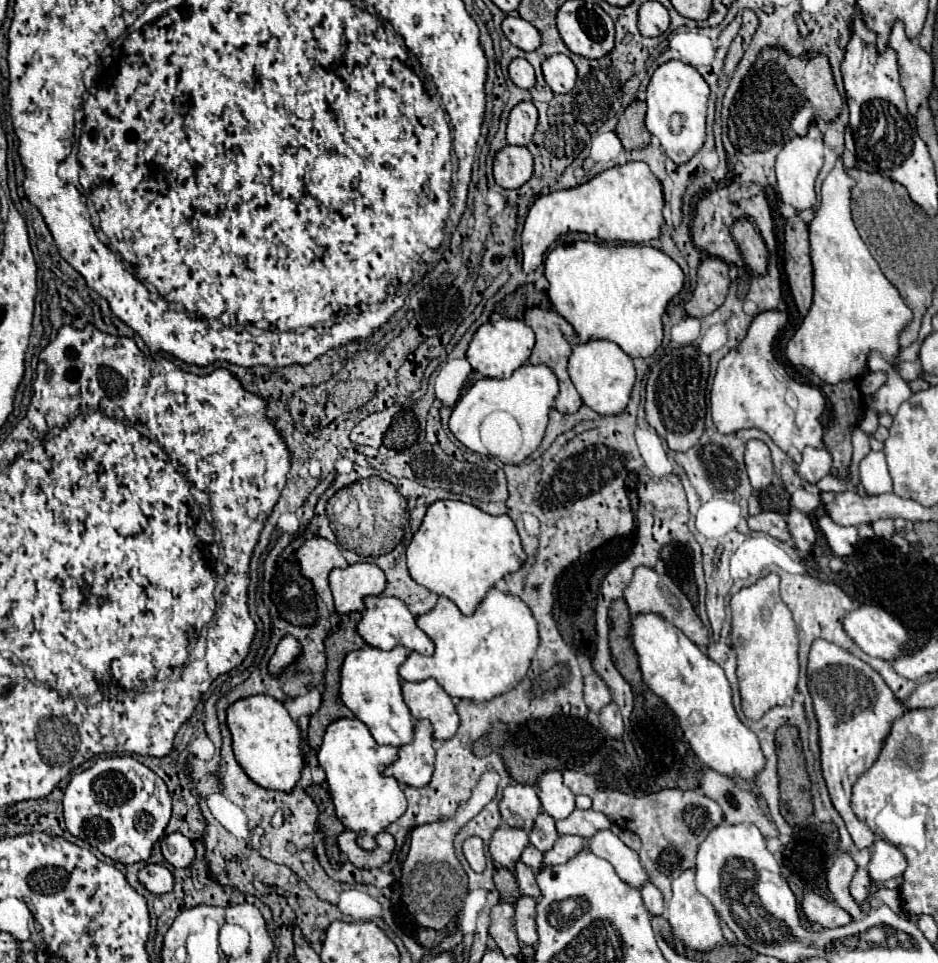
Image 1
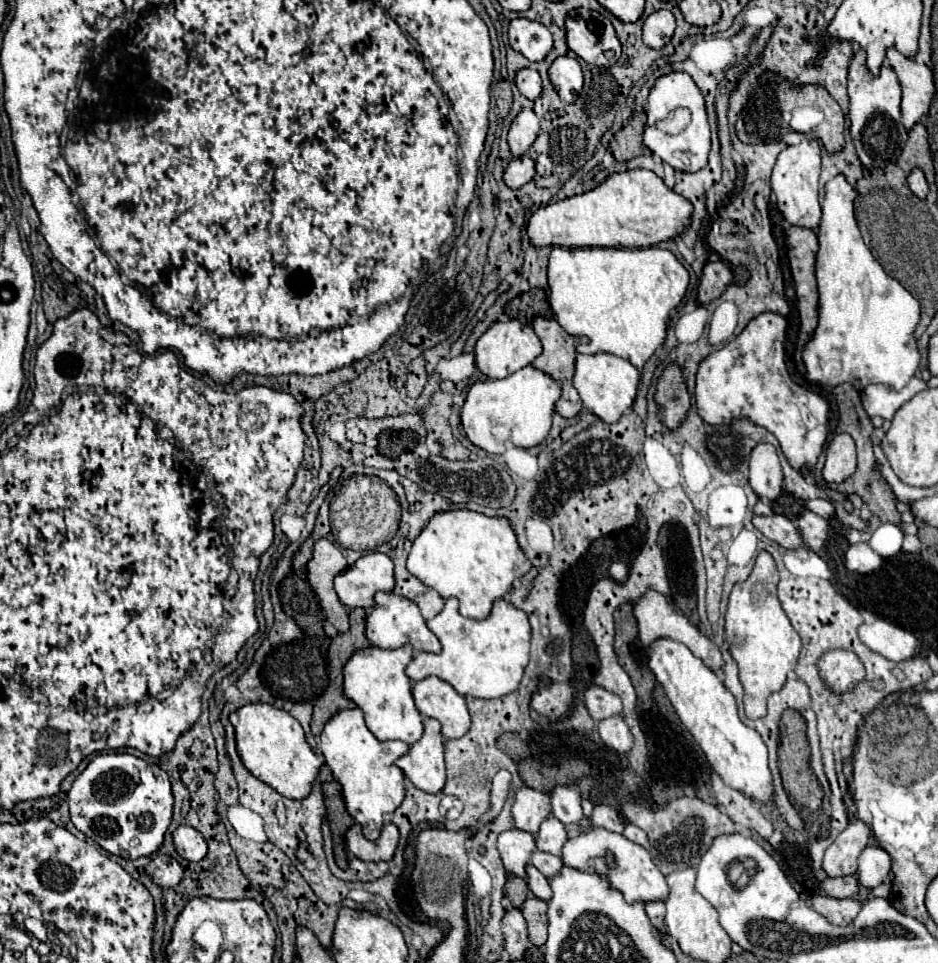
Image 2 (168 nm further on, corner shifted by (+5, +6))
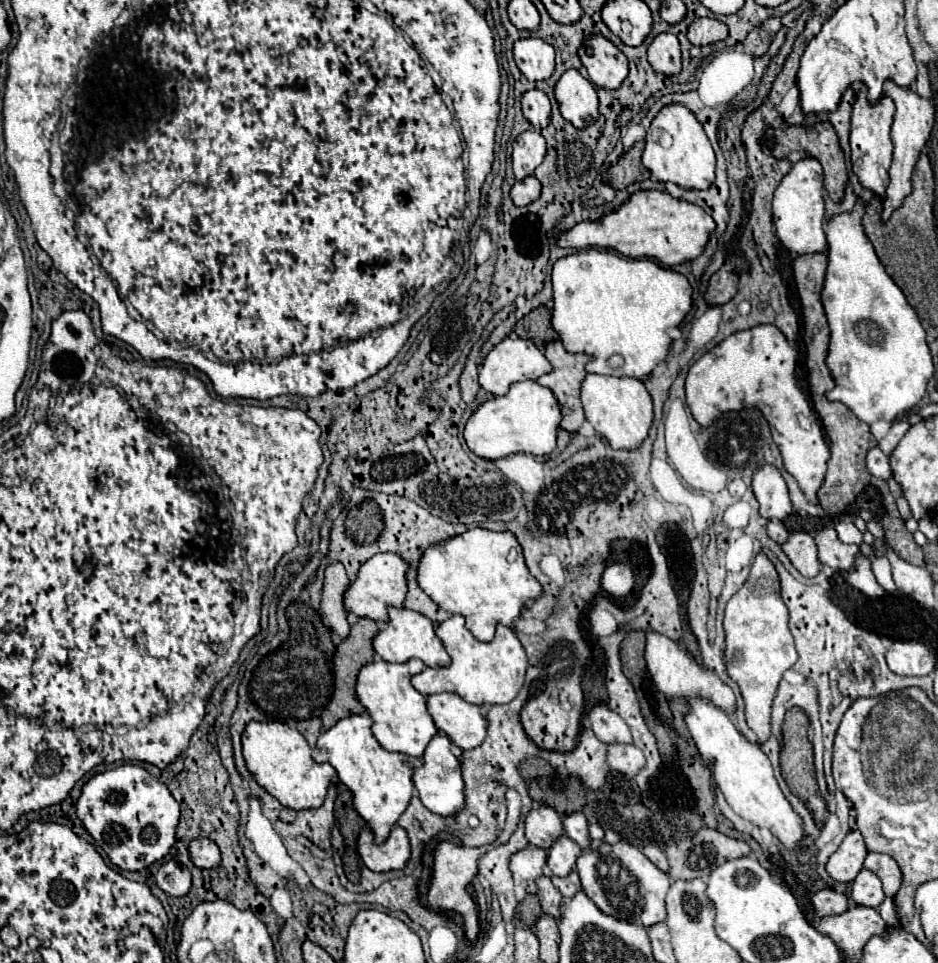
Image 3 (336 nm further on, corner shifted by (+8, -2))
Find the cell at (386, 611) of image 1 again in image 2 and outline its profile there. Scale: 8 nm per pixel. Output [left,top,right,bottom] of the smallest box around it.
[367,592,441,654]

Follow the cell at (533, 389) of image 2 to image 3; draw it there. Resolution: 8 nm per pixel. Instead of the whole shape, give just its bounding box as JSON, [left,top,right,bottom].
[464,380,560,460]

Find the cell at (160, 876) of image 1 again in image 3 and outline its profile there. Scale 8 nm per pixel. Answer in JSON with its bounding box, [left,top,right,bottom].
[156,860,192,896]

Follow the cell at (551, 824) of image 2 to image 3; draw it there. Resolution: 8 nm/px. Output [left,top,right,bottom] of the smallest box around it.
[548,834,580,876]

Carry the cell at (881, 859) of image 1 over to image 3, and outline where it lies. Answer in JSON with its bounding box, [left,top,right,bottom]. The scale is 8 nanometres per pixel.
[852,868,884,908]

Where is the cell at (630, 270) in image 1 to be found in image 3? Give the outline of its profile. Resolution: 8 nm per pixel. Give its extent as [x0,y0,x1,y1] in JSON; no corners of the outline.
[552,250,692,380]

